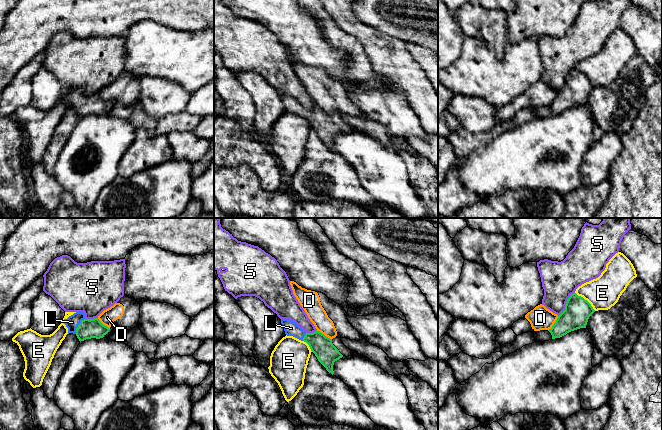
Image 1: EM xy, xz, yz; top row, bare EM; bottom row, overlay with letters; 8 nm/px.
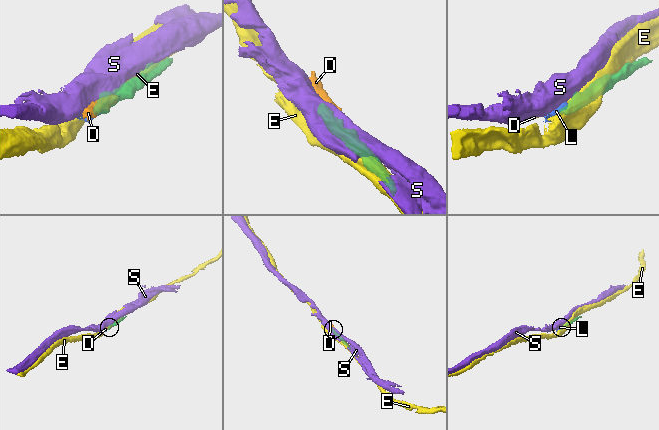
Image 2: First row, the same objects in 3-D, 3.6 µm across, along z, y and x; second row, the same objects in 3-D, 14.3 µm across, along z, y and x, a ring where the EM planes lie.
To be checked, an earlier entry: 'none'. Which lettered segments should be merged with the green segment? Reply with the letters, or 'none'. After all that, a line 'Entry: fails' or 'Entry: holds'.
L
Entry: fails

